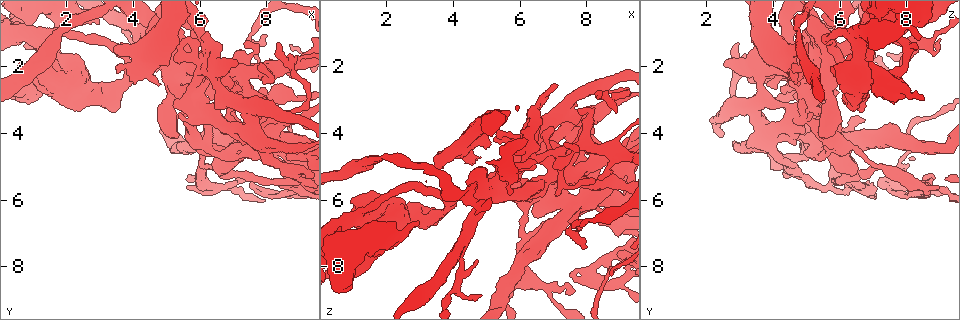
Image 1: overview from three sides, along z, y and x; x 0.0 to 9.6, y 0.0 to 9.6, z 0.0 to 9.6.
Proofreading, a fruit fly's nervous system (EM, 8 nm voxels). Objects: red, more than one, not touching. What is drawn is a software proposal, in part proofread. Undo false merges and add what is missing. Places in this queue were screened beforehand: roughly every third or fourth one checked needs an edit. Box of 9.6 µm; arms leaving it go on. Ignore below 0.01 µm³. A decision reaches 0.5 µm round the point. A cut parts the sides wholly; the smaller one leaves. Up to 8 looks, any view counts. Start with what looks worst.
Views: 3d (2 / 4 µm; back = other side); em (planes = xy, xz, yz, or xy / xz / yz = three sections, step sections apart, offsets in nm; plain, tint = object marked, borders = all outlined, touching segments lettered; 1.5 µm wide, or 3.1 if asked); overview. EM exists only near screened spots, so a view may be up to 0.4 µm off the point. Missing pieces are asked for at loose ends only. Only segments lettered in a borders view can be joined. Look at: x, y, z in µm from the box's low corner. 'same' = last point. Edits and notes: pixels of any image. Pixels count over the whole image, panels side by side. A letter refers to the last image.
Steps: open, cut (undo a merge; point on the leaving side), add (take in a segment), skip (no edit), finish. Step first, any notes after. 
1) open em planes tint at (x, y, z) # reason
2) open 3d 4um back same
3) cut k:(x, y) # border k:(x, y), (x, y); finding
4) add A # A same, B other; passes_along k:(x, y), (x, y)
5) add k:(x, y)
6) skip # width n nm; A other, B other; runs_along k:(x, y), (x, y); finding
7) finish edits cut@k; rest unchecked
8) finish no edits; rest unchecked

open em planes plain at (7.25, 3.20, 3.35) # touches itself

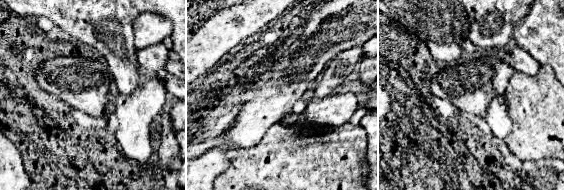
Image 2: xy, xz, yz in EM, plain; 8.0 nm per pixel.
open em planes borders same # what lies round it

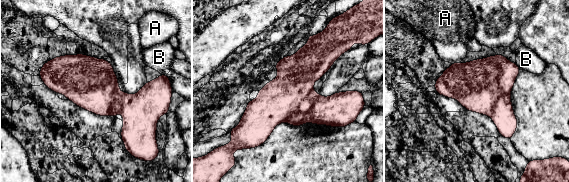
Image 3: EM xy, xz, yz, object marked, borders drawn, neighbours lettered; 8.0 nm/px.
cut 3:(301, 116) # A other, B other; border 3:(311, 96), (301, 103), (287, 122); a second neuron is stuck on

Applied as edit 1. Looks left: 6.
open overview

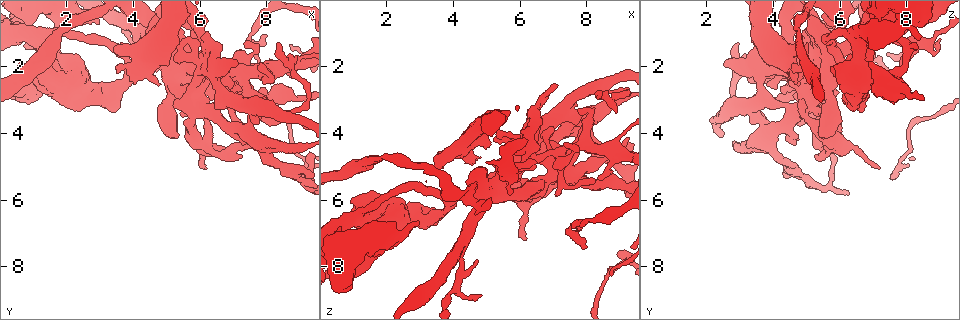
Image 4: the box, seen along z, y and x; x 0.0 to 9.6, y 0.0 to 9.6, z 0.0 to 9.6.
open em planes borders at (7.95, 1.00, 7.45) # an open end

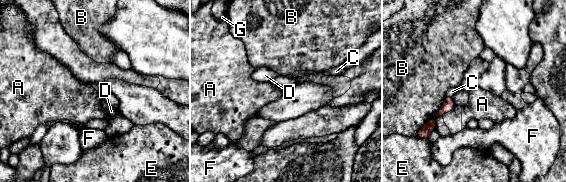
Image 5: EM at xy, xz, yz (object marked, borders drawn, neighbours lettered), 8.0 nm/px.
skip # A other, B other, C other, D other, E other, F other, G other; runs_along 5:(449, 98), (448, 104), (420, 135); no lettered segment goes on from it

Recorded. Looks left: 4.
open em xz step 4 plain at (8.30, 1.25, 2.95)

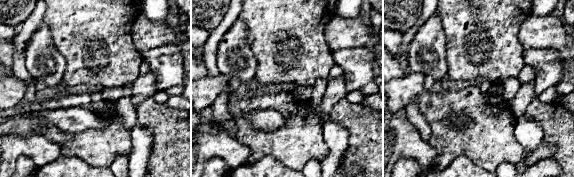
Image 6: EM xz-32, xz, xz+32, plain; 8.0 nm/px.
open em xz step 4 borders same

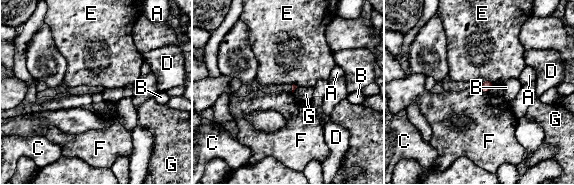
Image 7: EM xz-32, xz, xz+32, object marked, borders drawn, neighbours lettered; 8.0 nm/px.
skip # A other, B other, C other, D other, E other, F other, G other; border 7:(482, 81), (489, 80), (494, 85); no lettered segment goes on from it

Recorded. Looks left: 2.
finish edits cut@3; rest unchecked

